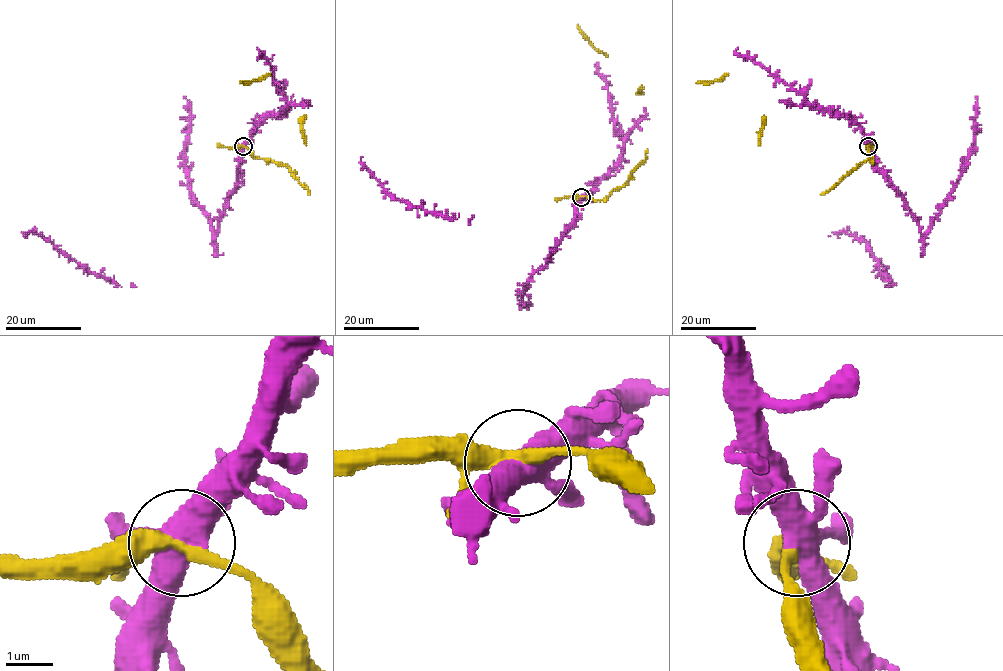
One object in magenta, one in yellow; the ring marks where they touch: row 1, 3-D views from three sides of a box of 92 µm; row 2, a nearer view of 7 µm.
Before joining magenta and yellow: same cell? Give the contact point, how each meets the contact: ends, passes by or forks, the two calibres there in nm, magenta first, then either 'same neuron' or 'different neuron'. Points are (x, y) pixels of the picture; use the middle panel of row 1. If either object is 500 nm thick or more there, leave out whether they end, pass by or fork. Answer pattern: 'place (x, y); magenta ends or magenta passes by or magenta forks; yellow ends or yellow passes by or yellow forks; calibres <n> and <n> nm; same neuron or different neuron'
place (581, 197); magenta forks; yellow passes by; calibres 460 and 320 nm; different neuron

